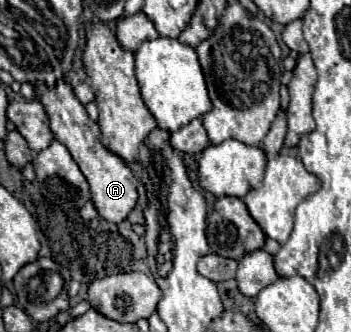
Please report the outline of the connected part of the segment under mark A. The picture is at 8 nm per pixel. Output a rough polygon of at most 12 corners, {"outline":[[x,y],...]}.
{"outline":[[36,86],[50,130],[86,176],[106,222],[138,202],[138,182],[102,146],[68,86]]}

